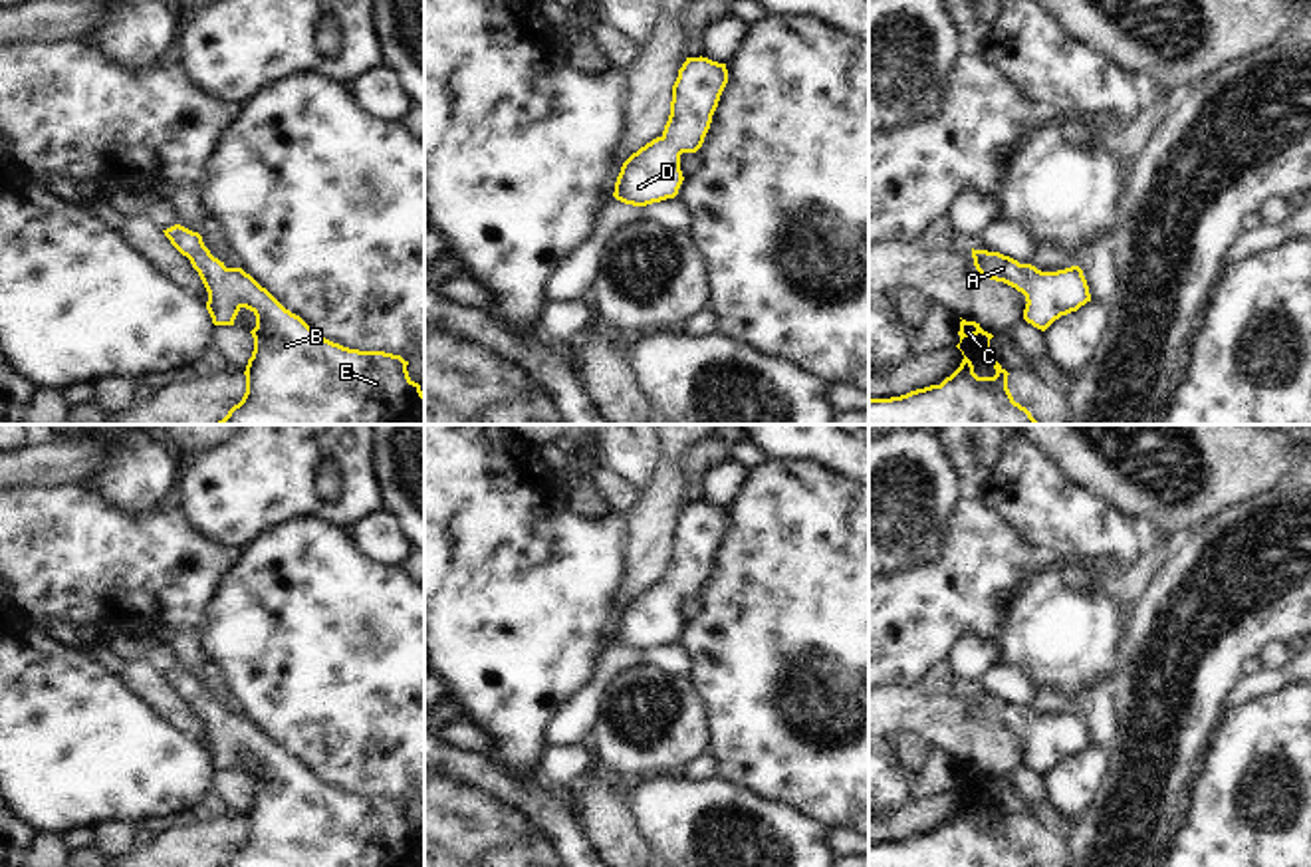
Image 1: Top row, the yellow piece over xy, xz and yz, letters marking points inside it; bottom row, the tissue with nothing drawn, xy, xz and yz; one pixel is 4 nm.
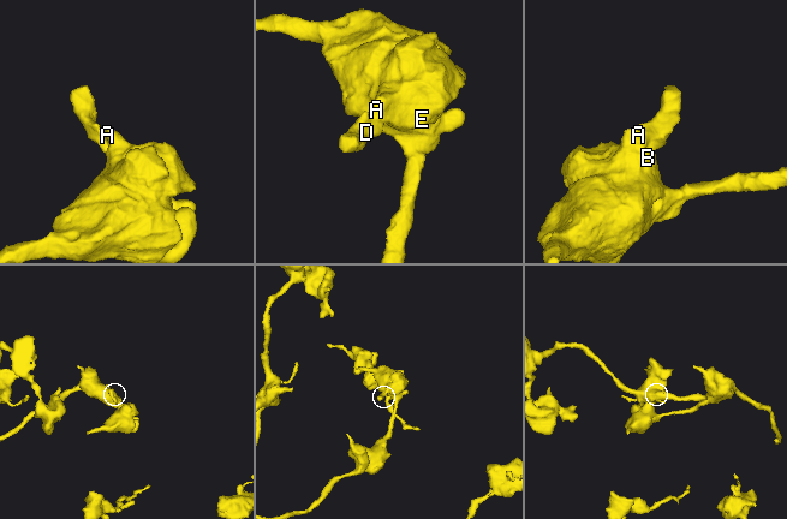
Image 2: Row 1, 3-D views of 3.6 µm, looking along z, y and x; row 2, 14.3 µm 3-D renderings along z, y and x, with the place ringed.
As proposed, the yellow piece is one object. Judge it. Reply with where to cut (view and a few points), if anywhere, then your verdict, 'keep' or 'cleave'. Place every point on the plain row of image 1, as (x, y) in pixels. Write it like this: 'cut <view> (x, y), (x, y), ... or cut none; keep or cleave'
cut none; keep

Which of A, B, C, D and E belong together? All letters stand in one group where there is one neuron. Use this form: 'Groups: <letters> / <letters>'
Groups: A B C D E

